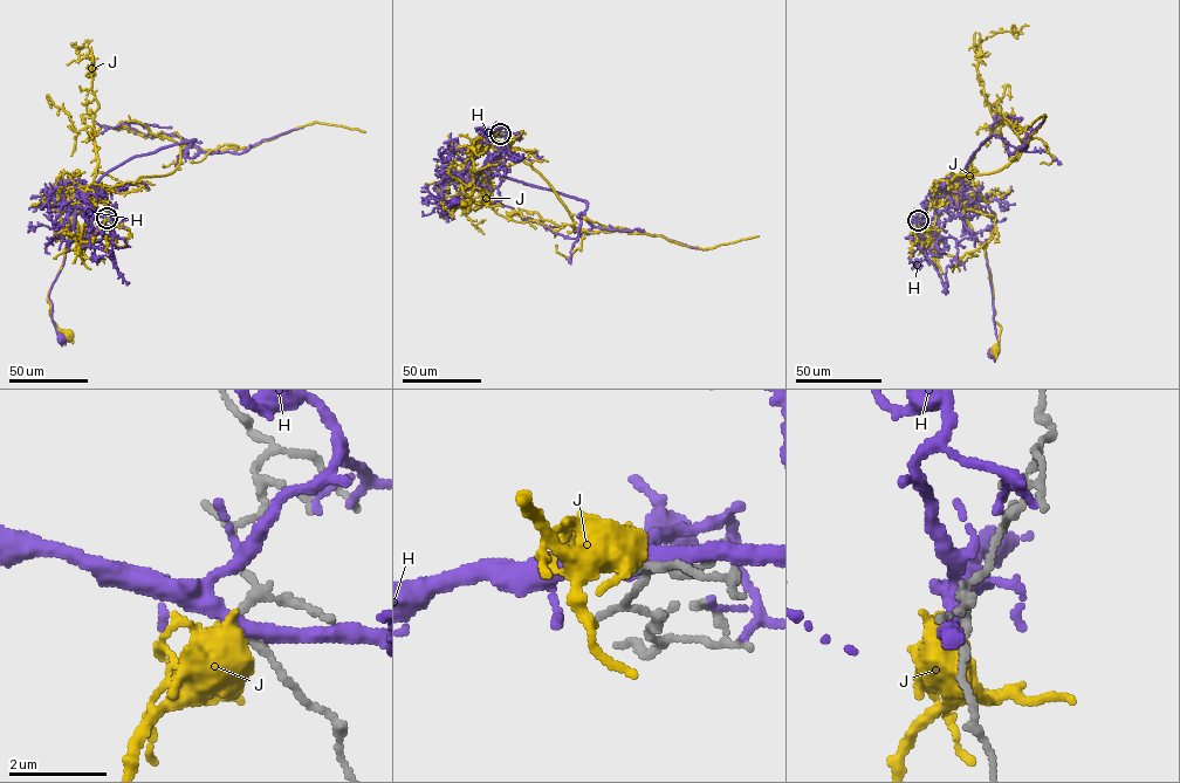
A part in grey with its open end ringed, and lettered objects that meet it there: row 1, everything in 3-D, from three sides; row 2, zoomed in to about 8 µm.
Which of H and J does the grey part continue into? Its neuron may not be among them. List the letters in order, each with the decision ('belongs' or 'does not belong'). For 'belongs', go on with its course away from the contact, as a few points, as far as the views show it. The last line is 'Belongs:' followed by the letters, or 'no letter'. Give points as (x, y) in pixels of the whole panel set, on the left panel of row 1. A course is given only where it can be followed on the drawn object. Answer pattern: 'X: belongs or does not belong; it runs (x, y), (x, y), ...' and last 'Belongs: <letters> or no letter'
H: does not belong
J: belongs; it runs (107, 218), (95, 237), (81, 242), (81, 252), (79, 239), (70, 244), (49, 289), (50, 316), (66, 335)
Belongs: J

